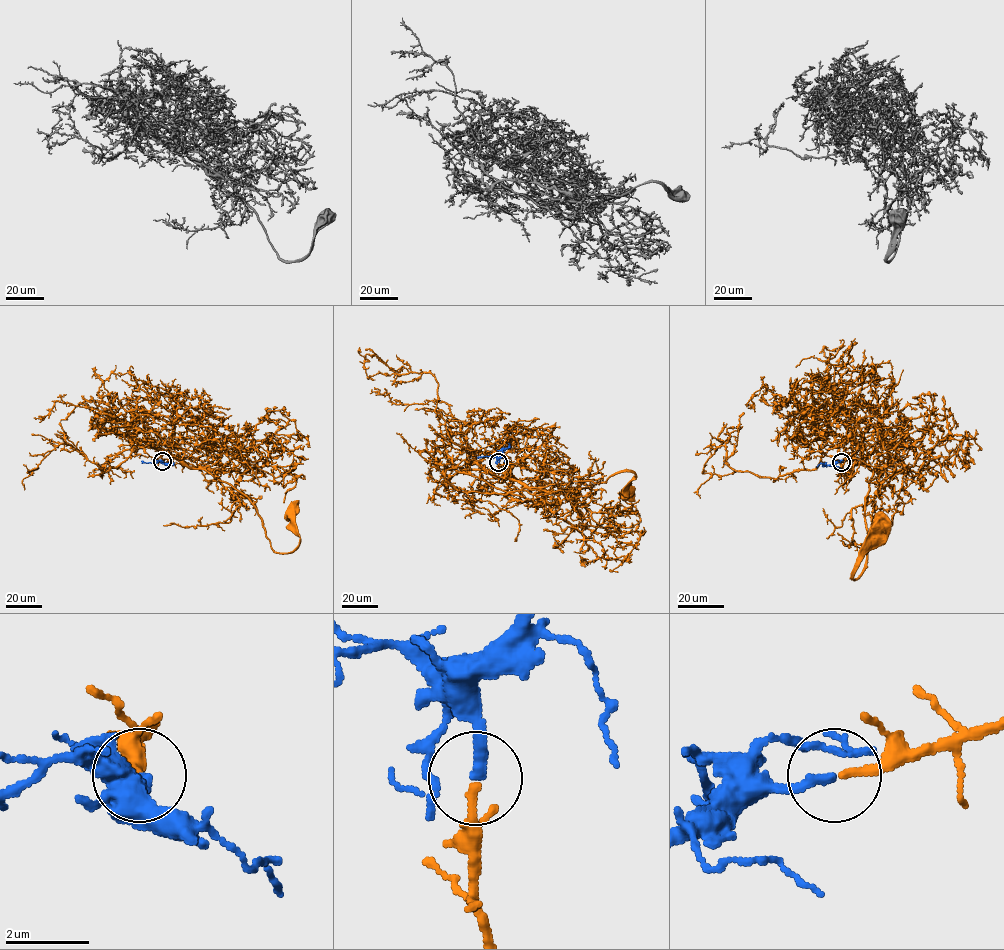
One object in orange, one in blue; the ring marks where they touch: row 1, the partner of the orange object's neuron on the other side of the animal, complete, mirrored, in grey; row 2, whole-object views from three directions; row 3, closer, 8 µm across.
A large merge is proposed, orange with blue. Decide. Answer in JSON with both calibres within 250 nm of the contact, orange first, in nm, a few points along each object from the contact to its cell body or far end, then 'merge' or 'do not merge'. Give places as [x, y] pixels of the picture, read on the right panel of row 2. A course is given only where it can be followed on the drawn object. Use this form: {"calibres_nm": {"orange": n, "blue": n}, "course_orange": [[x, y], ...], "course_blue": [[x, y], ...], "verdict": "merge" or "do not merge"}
{"calibres_nm": {"orange": 200, "blue": 280}, "course_orange": [[841, 462], [861, 458], [873, 470], [865, 503], [867, 559], [853, 579], [860, 548], [869, 531], [878, 526]], "course_blue": [[841, 462], [825, 465], [821, 462], [817, 466]], "verdict": "merge"}

